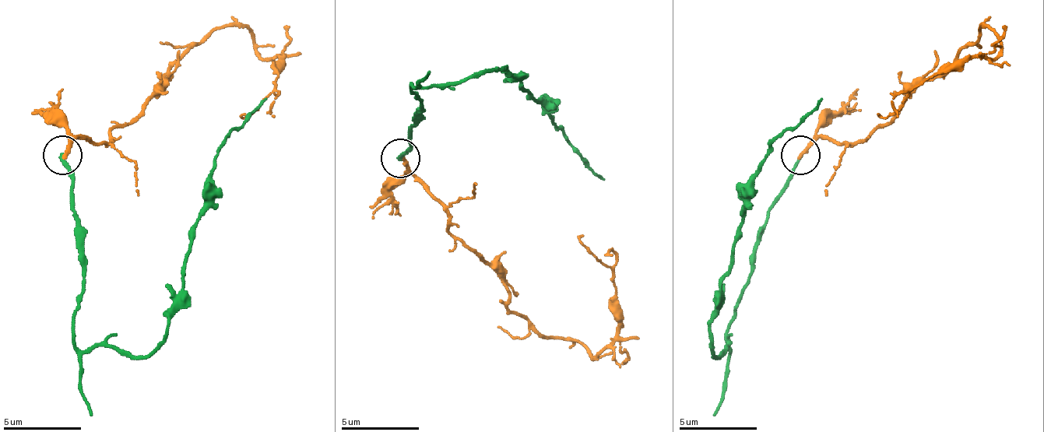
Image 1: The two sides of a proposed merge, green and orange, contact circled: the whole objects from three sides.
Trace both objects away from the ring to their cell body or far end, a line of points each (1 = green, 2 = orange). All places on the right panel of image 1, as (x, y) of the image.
1: (799, 156), (756, 245), (729, 350), (717, 354), (709, 331), (748, 179), (822, 97)
2: (799, 156), (818, 140), (861, 144), (982, 27), (997, 39), (993, 58), (958, 58), (877, 113)

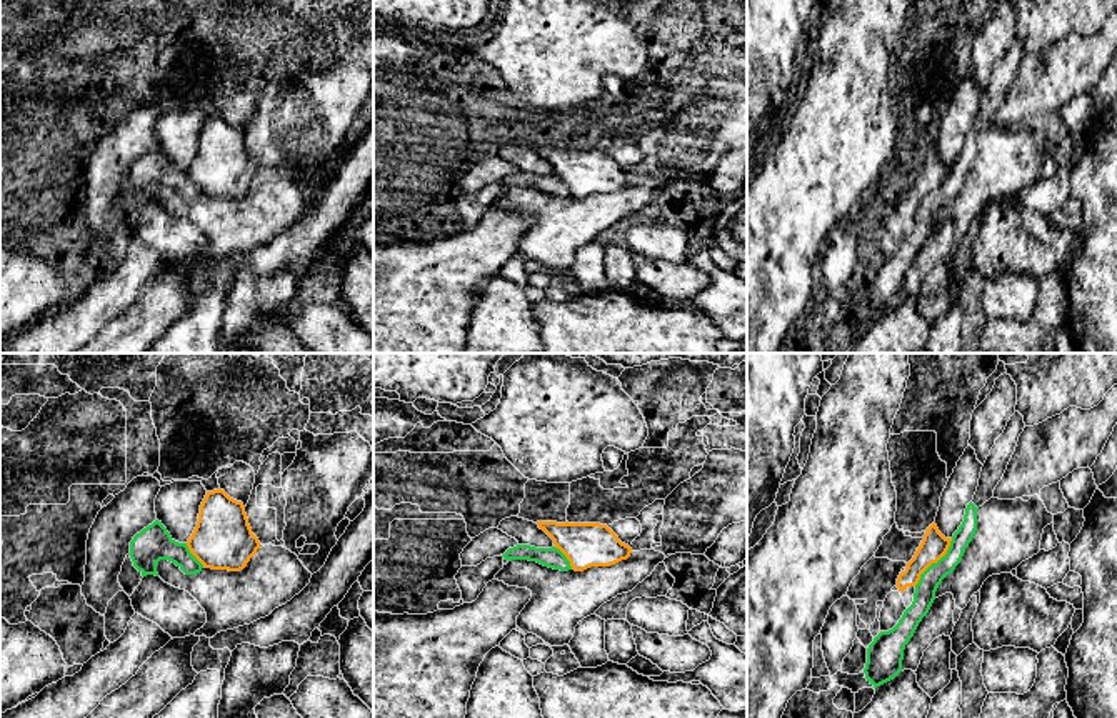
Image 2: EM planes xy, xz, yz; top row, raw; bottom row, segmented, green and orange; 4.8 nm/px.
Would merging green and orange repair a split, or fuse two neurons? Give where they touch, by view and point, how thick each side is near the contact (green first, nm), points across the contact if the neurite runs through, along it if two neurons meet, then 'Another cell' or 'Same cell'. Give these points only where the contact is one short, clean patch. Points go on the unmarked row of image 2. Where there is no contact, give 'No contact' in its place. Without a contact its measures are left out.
Touches green at yz (934, 190). Thickness 100 nm (green) against 130 nm. Boundary: yz (952, 165), (947, 177), (914, 212). Another cell

